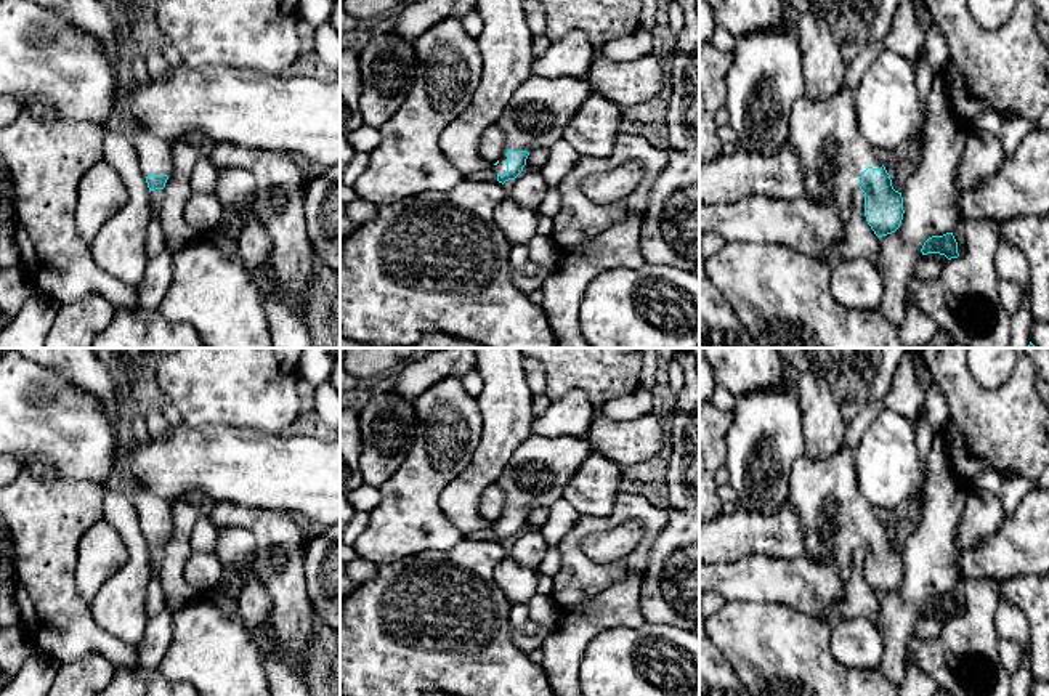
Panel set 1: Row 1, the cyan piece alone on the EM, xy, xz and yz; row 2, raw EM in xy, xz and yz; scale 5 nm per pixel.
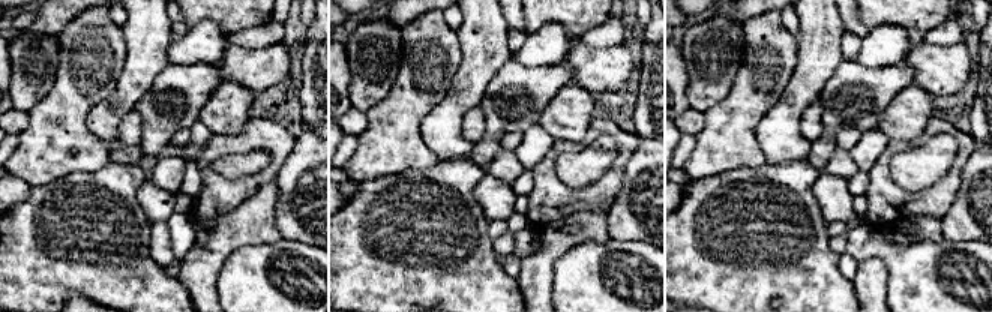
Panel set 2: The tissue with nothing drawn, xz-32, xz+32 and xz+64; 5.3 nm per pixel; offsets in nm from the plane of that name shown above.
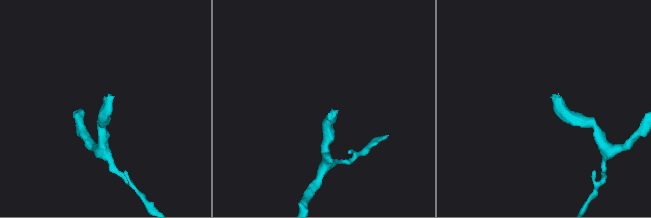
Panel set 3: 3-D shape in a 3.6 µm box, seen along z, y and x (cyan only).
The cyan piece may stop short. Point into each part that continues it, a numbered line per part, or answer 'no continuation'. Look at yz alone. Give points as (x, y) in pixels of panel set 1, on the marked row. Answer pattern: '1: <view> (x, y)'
1: yz (833, 154)

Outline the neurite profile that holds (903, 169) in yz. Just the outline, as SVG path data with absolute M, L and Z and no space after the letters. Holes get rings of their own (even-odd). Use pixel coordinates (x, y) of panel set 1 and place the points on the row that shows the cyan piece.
M925 56L916 59L916 88L919 96L921 115L913 132L911 140L906 143L906 154L895 164L893 173L890 175L892 186L901 192L906 180L913 175L913 170L921 160L924 148L924 130L927 115L927 98L932 90L934 71Z

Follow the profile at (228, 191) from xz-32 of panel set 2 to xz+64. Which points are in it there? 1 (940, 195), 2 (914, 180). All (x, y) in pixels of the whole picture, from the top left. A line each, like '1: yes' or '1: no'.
1: yes
2: no

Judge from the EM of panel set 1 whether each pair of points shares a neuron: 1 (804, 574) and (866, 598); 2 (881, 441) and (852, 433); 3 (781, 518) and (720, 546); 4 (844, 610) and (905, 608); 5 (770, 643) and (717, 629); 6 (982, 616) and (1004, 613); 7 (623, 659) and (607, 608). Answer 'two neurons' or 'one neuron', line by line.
1: two neurons
2: two neurons
3: one neuron
4: two neurons
5: one neuron
6: two neurons
7: two neurons

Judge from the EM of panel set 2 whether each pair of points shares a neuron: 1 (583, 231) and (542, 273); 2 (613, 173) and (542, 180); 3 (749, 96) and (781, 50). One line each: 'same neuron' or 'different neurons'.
1: same neuron
2: same neuron
3: same neuron

